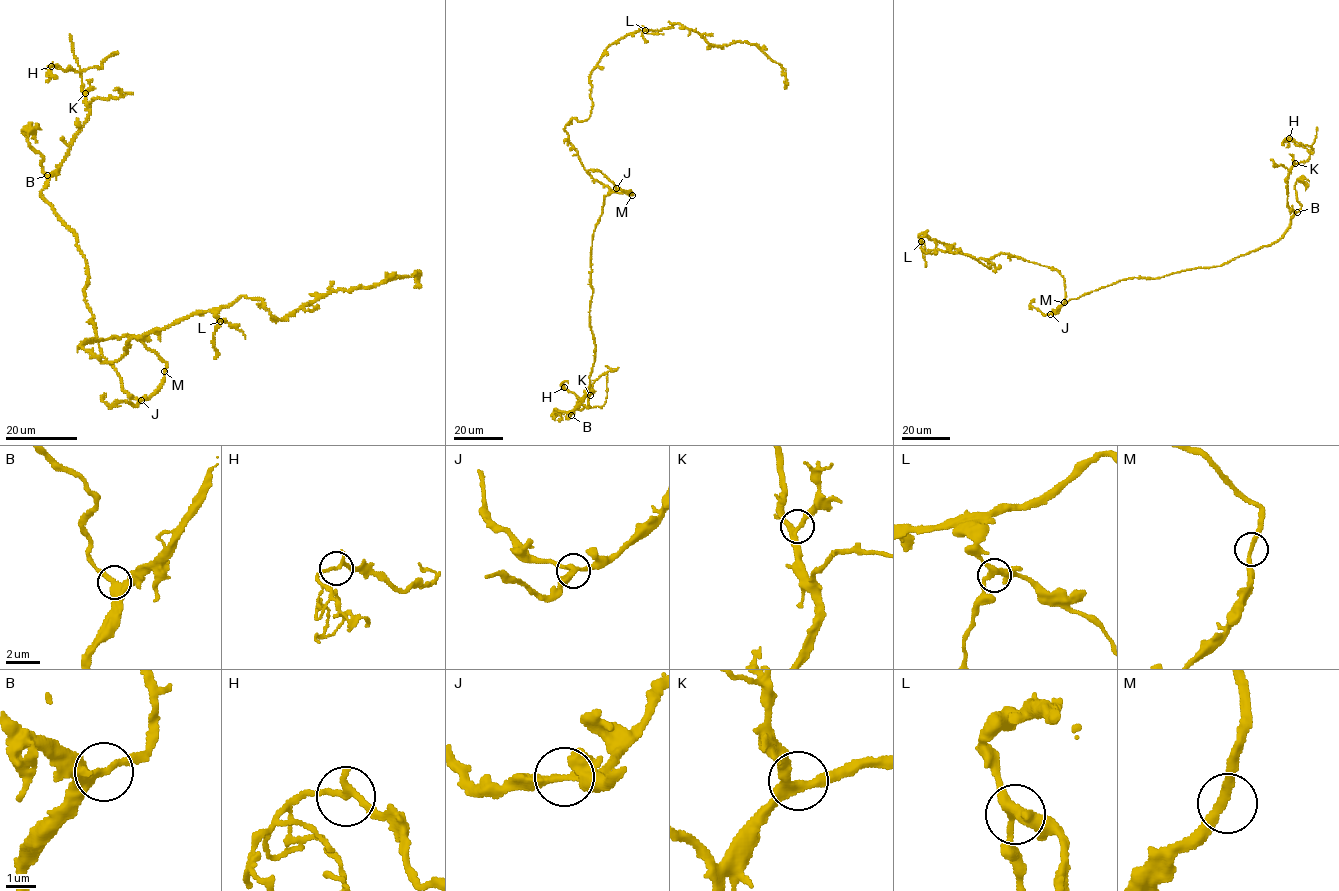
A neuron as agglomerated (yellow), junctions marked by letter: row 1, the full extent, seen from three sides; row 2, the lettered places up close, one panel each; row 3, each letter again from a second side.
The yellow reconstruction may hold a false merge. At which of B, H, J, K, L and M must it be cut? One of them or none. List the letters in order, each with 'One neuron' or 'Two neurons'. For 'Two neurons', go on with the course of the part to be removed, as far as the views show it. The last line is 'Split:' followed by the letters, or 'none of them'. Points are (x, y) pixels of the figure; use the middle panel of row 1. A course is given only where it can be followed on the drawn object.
B: One neuron
H: One neuron
J: One neuron
K: One neuron
L: One neuron
M: One neuron
Split: none of them

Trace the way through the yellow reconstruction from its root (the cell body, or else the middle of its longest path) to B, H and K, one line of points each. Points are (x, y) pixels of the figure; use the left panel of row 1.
B: (164, 372), (149, 397), (132, 398), (101, 352), (83, 292), (84, 259), (43, 197), (47, 175)
H: (164, 372), (144, 399), (122, 388), (98, 345), (76, 237), (43, 197), (89, 111), (81, 74), (51, 66)
K: (164, 372), (162, 385), (144, 399), (122, 388), (98, 345), (76, 237), (42, 194), (87, 117), (85, 93)

